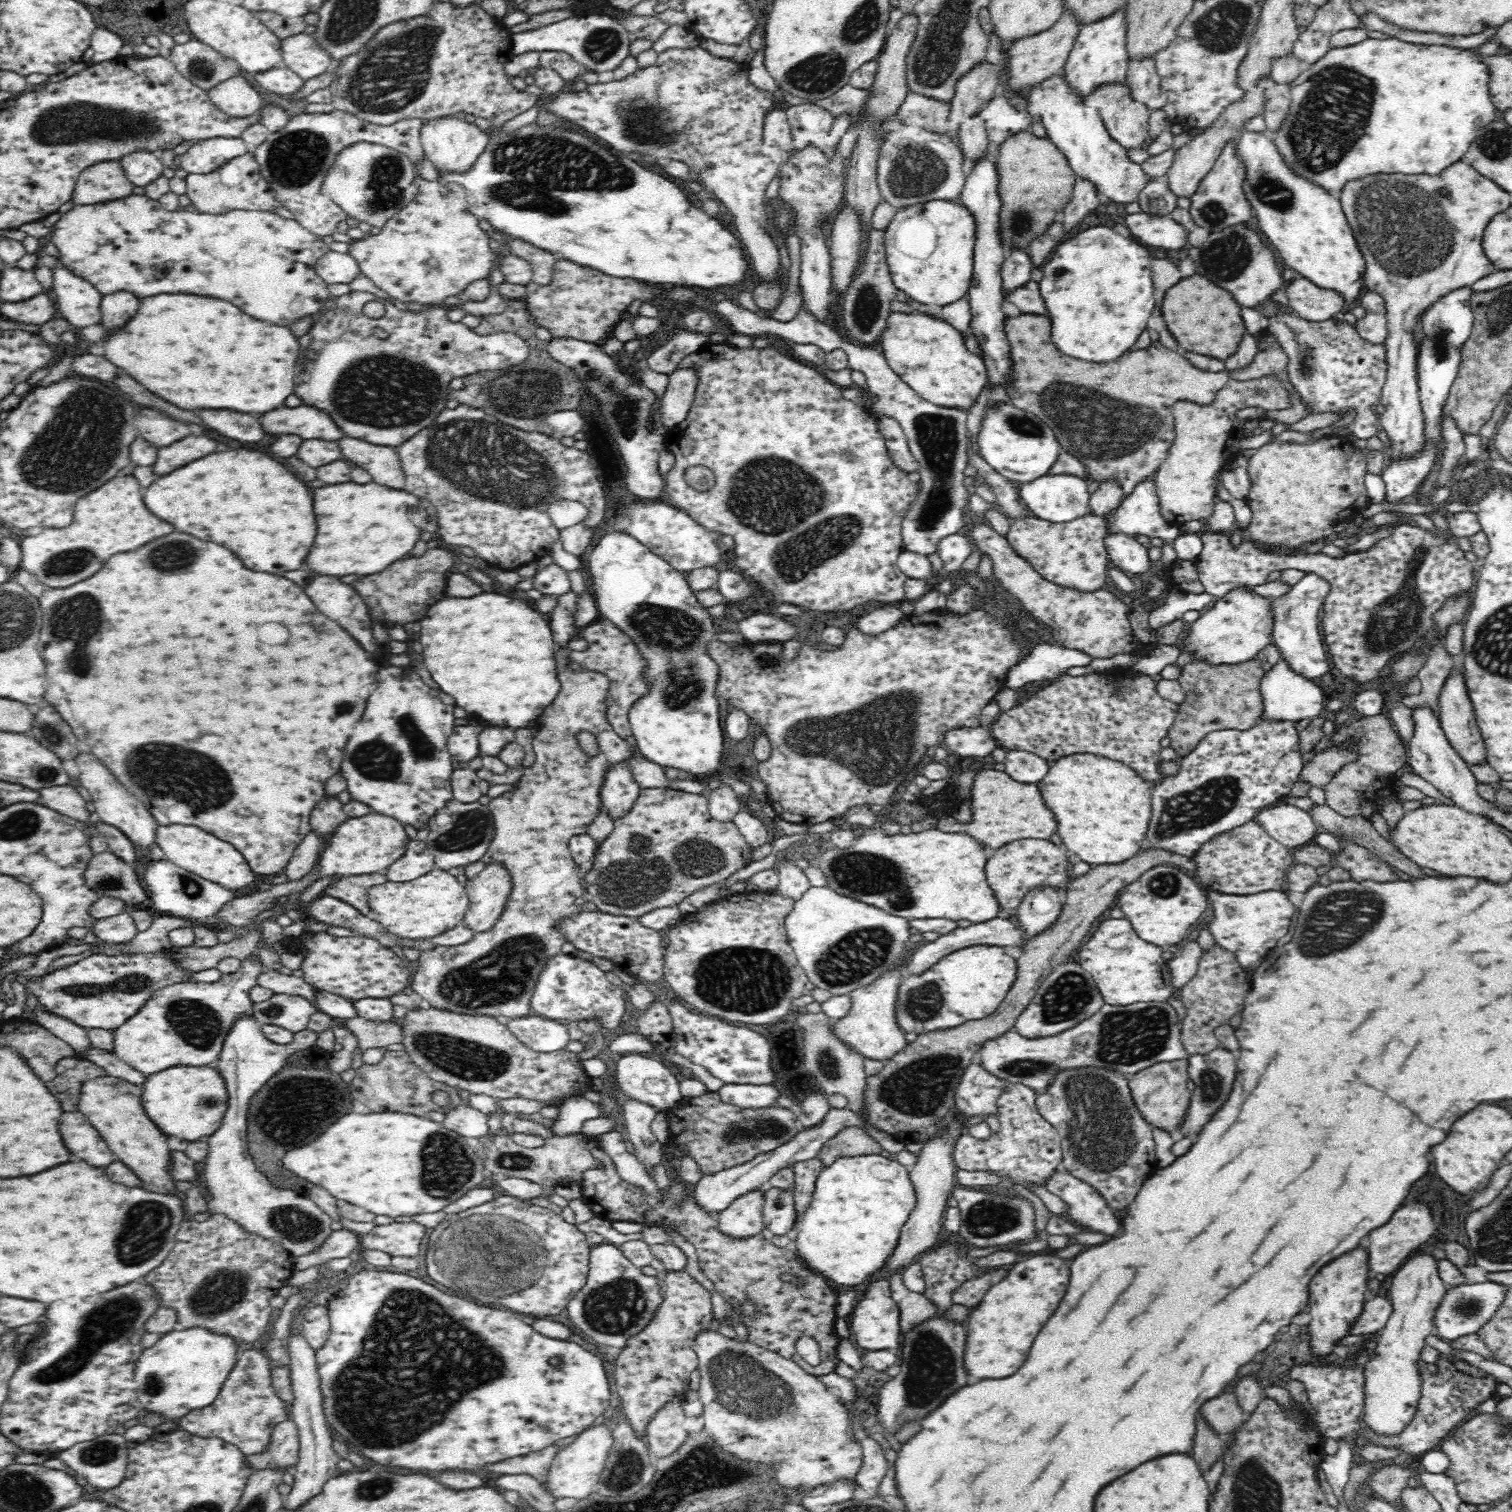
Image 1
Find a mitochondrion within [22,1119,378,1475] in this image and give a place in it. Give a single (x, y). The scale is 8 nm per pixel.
(116, 1316)

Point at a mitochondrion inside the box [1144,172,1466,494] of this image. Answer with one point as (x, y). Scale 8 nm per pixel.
(1379, 207)

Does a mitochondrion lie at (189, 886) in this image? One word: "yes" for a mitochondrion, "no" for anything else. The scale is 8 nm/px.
yes

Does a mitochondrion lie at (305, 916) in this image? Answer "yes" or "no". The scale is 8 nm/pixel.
no

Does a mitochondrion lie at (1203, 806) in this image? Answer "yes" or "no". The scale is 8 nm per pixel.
yes

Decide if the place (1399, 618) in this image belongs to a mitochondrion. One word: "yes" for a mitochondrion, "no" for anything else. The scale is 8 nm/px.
yes

